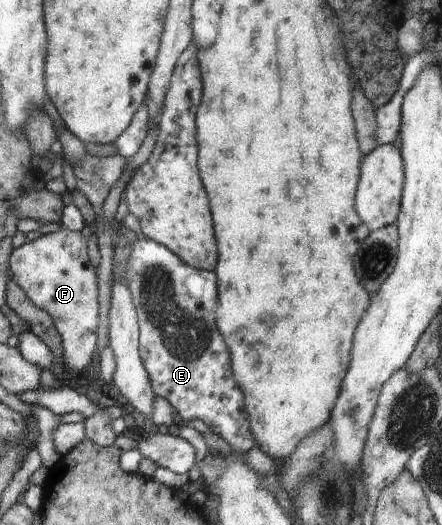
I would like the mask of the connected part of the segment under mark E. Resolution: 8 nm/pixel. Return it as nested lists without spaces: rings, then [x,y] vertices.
[[[139,239],[130,245],[130,257],[126,267],[124,281],[130,287],[135,310],[139,323],[139,356],[152,391],[164,399],[168,399],[177,416],[174,424],[198,419],[214,433],[222,437],[232,450],[240,455],[247,454],[257,445],[251,433],[251,421],[247,415],[246,400],[239,384],[236,383],[231,365],[231,349],[224,343],[216,323],[216,310],[218,310],[218,283],[216,275],[208,270],[193,268],[191,264],[184,263],[175,252],[170,251],[163,244],[153,239]]]

